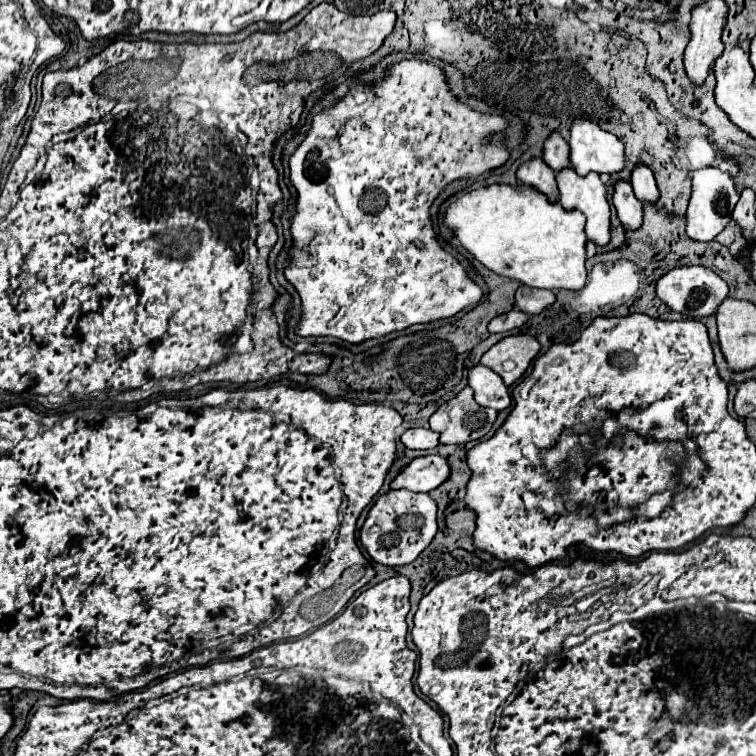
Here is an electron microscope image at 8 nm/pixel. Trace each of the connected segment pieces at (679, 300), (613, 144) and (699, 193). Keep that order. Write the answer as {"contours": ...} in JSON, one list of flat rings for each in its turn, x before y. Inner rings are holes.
{"contours":[[[680,266,658,280,656,294,674,312,680,312,686,318,704,318,714,316,724,298,728,298,728,284,704,266]],[[576,120,570,128,570,162,576,174,614,174,626,166,624,144,592,120]],[[706,168,706,170,694,170,692,172,692,198,686,214,686,232,692,240,710,242,714,240,728,224,728,214,732,214,734,206,738,202,738,192,734,188,734,182,728,174,722,174,720,168]]]}

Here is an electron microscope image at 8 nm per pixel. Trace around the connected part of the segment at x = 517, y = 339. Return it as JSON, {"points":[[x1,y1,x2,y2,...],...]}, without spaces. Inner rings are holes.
{"points":[[518,334,518,336,508,336,504,340,500,340,496,346,492,346,484,356,482,356,482,364,492,368,494,372,498,372,504,382,508,386,516,384,524,372,528,370,530,362,536,358,536,354,540,352,540,342,534,336,528,334],[506,360,516,362,516,368,512,372,506,372,502,368,502,364]]}

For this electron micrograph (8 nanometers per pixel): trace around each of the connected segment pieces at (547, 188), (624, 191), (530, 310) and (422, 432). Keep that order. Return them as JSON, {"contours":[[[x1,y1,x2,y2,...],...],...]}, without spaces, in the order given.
{"contours":[[[534,158,530,162,524,162,516,176,524,186,540,190,550,202,558,202,560,192,556,186,556,174,550,166,544,164,542,158]],[[618,182,616,184,616,190,614,190,614,206,616,206,616,212,618,212,618,218,624,226,624,230,638,230,642,226,642,202,634,196,634,190,628,182]],[[520,286,516,292,516,308,526,314,540,314,544,308,552,306,556,300,552,290,538,290]],[[410,428,400,436,400,440,412,450,432,450,438,444,438,434,426,428]]]}

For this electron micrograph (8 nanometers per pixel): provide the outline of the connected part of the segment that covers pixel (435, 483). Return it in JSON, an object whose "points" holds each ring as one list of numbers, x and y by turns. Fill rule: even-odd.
{"points":[[436,454,414,458,392,482,392,488,406,488,412,492,430,492,448,480,448,460]]}

